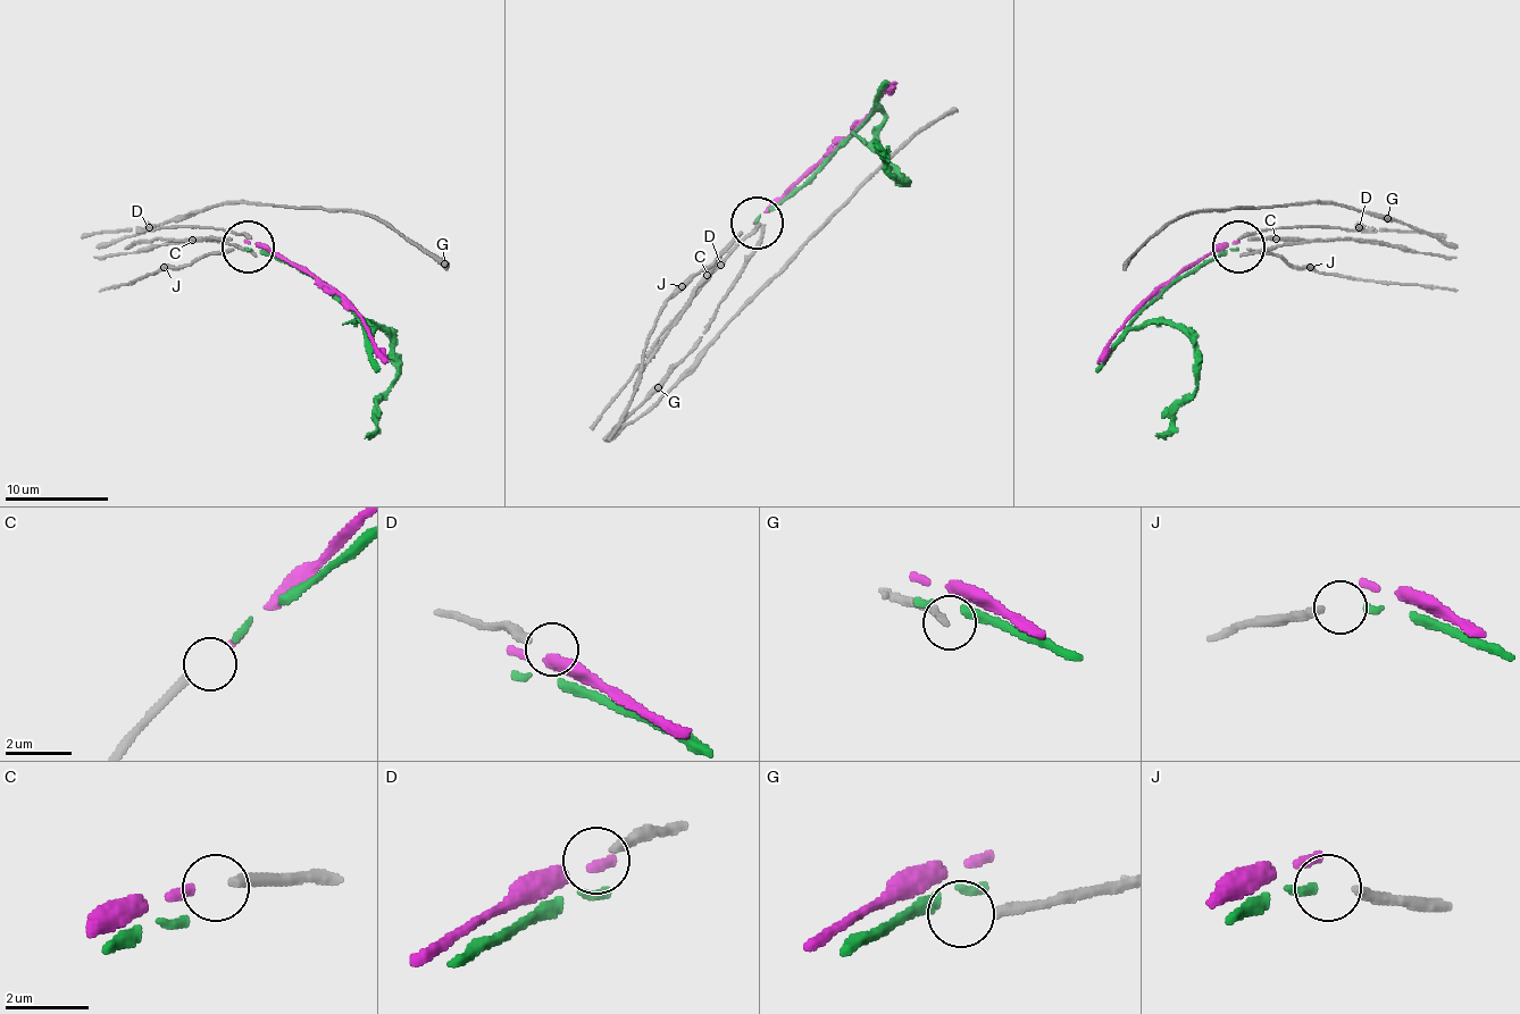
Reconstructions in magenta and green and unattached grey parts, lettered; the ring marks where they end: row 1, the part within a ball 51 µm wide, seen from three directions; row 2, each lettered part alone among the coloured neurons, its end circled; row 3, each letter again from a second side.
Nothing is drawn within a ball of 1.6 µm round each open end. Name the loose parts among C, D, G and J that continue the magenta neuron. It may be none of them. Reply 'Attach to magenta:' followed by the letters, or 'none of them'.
Attach to magenta: C

